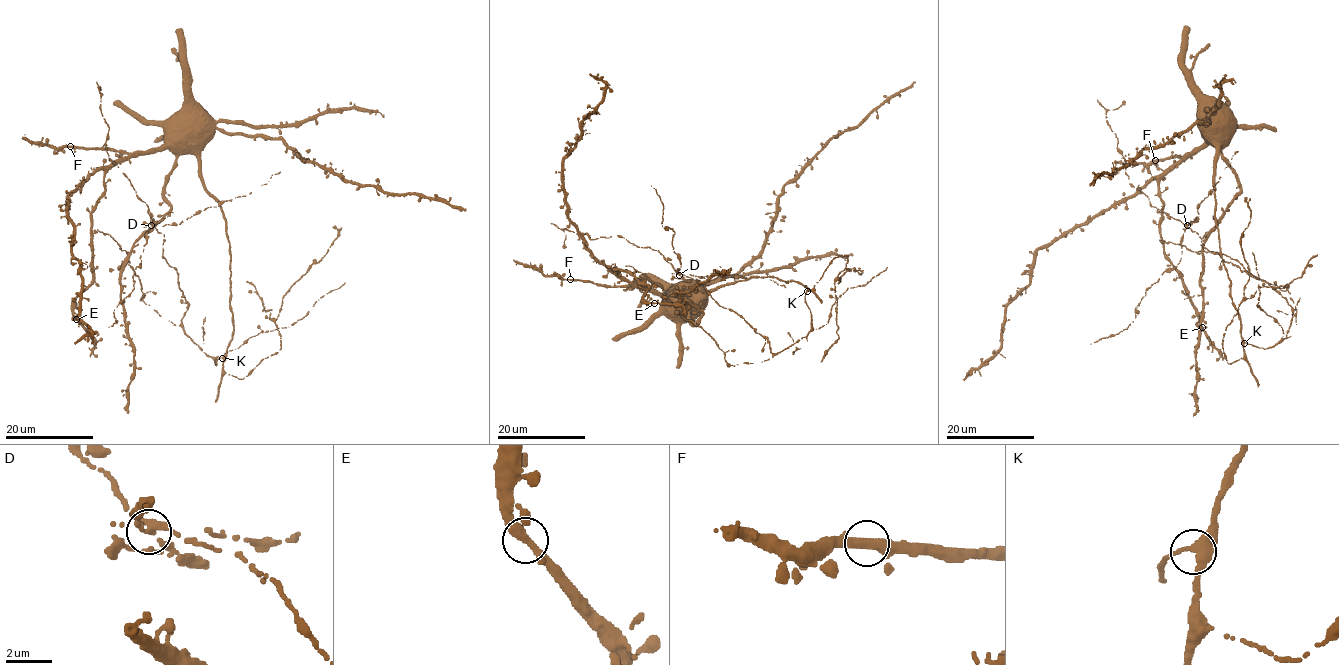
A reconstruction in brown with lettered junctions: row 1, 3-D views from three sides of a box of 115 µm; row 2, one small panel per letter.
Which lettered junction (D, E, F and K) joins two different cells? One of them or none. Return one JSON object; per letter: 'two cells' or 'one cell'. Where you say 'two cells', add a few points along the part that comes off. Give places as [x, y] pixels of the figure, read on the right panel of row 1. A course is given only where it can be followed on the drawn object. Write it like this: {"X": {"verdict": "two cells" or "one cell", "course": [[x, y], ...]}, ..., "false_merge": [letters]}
{"D": {"verdict": "two cells", "course": [[1187, 226], [1179, 263], [1161, 274], [1142, 297], [1133, 321], [1118, 333], [1091, 344]]}, "E": {"verdict": "one cell"}, "F": {"verdict": "one cell"}, "K": {"verdict": "one cell"}, "false_merge": ["D"]}

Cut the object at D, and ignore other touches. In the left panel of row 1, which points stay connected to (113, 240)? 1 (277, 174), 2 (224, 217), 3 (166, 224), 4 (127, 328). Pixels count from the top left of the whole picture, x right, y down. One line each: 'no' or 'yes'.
1: no
2: yes
3: no
4: yes

